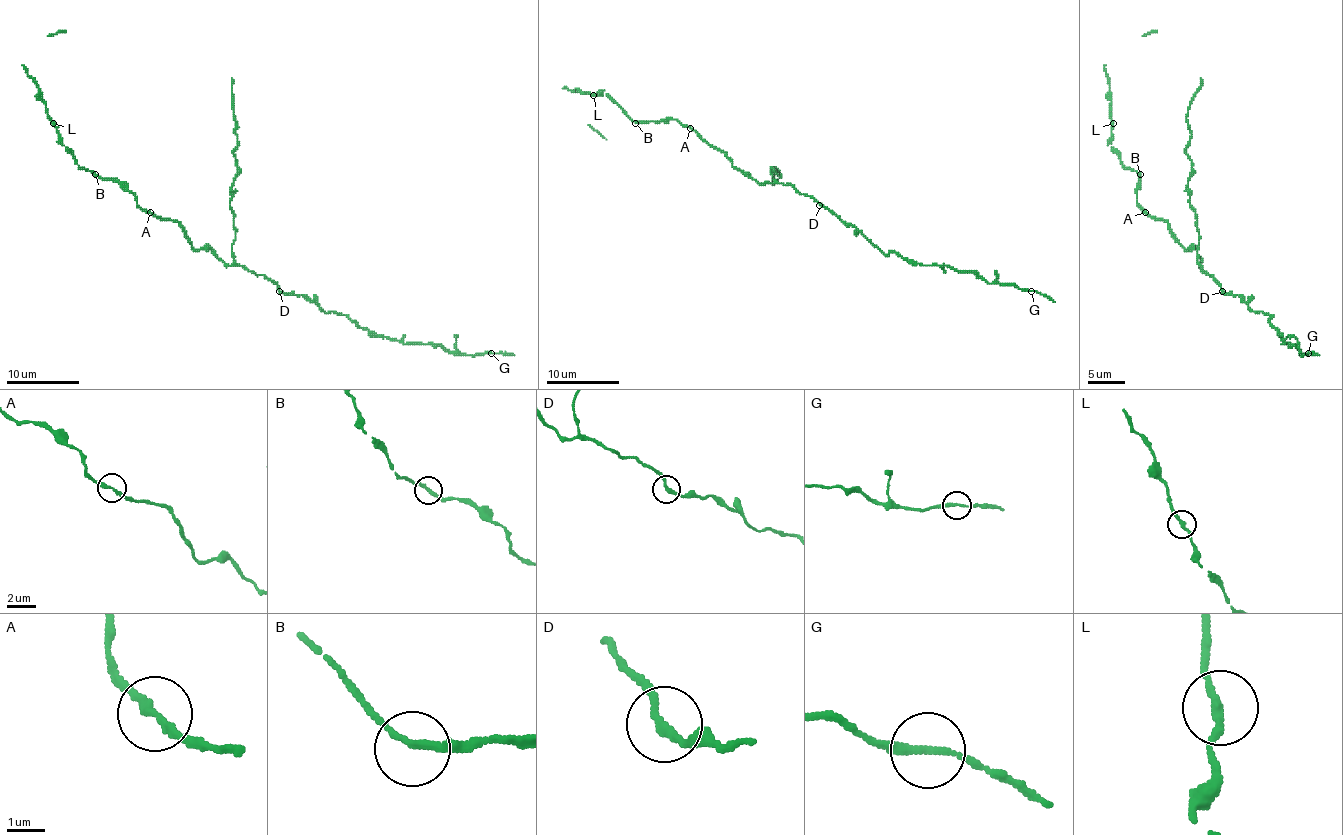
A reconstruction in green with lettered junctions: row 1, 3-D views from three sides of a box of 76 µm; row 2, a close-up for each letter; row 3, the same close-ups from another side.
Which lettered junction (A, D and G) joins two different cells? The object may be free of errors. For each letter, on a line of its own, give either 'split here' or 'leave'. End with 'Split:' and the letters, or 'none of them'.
A: leave
D: leave
G: leave
Split: none of them

